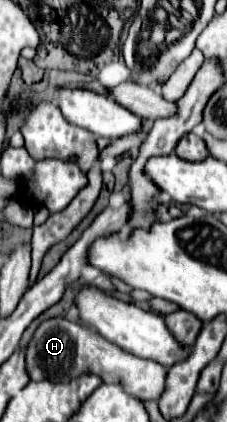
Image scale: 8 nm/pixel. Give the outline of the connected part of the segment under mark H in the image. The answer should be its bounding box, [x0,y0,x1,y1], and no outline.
[26,318,166,400]

